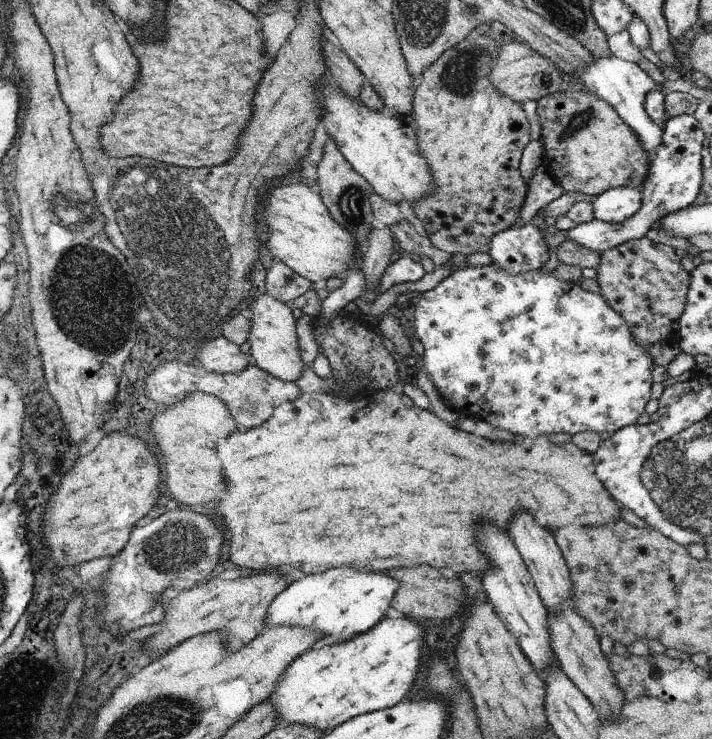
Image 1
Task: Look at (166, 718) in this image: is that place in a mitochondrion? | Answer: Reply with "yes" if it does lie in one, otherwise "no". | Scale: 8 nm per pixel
yes

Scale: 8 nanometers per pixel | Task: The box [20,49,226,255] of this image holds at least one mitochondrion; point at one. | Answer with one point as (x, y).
(70, 193)

